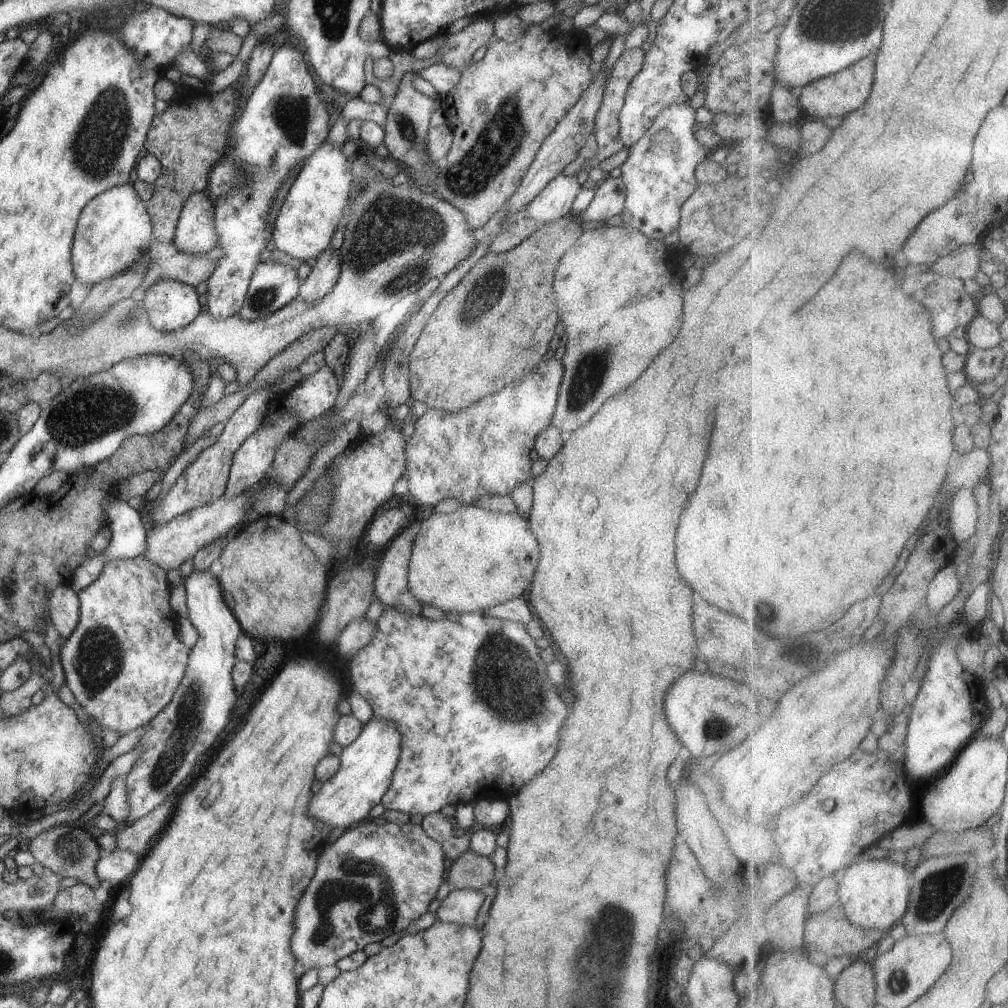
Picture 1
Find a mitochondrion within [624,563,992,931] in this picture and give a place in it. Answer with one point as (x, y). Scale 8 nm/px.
(941, 887)

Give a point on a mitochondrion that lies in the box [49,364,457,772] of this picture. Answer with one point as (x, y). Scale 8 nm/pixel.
(99, 659)

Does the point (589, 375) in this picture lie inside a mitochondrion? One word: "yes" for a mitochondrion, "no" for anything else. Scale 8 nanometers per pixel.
yes

